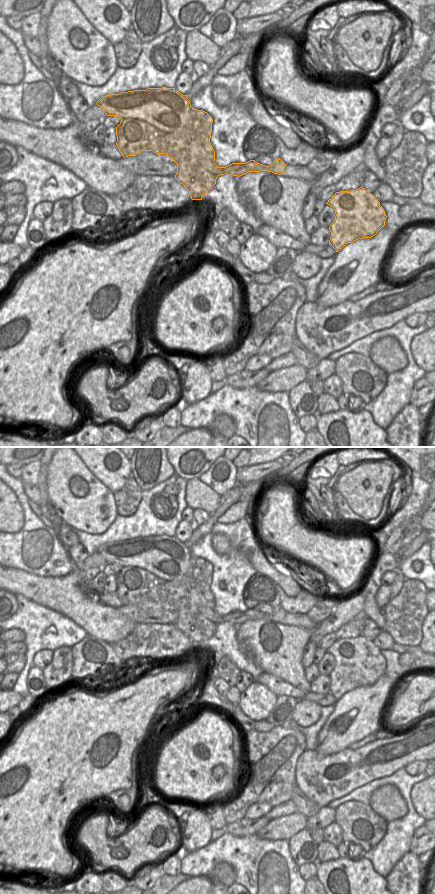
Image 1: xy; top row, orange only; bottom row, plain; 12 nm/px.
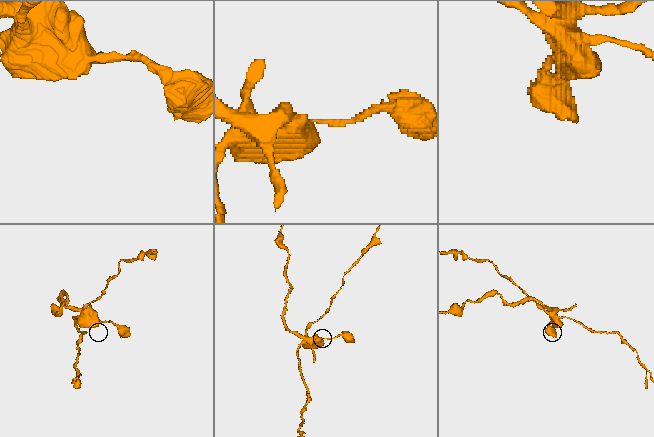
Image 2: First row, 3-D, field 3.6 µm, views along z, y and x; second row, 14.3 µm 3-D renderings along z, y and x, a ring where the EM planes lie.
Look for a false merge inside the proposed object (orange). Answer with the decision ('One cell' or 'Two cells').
Two cells

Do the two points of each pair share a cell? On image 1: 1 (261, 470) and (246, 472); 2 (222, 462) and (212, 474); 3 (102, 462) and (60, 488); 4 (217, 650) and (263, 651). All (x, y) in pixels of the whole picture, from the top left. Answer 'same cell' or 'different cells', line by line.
1: same cell
2: same cell
3: different cells
4: different cells

